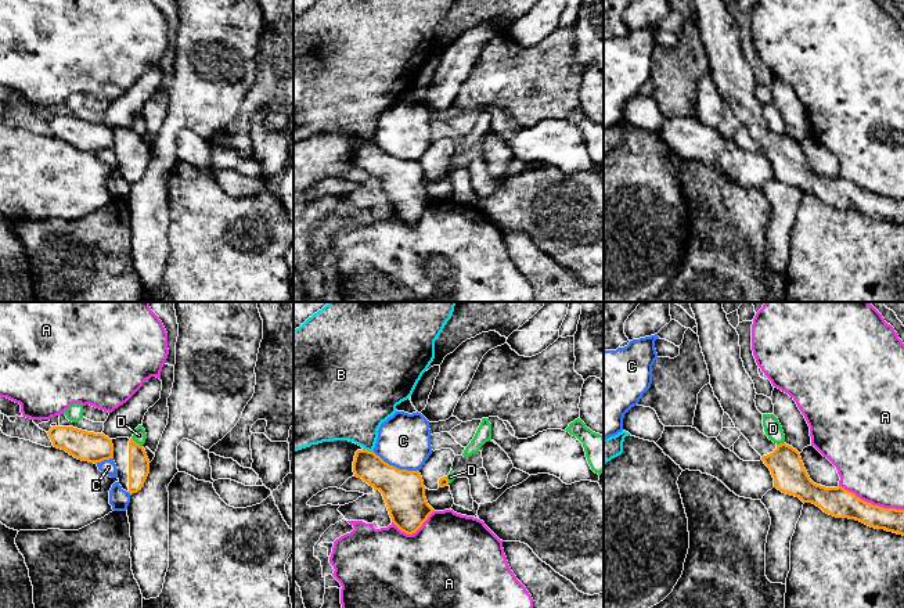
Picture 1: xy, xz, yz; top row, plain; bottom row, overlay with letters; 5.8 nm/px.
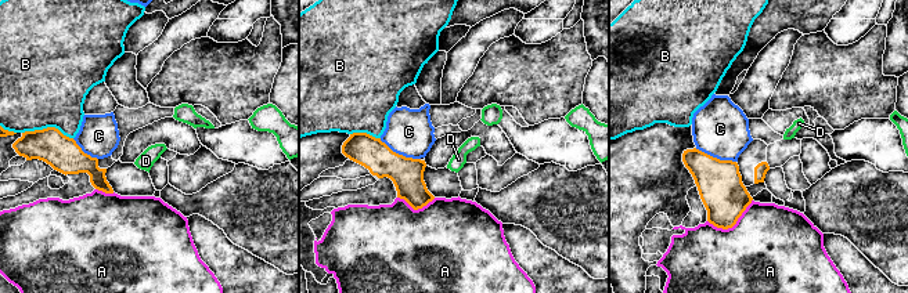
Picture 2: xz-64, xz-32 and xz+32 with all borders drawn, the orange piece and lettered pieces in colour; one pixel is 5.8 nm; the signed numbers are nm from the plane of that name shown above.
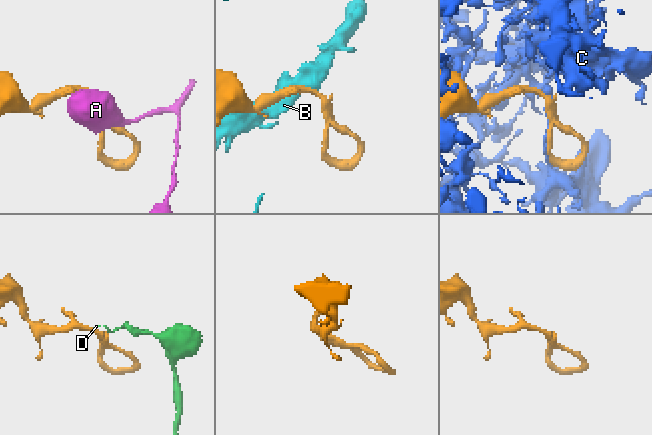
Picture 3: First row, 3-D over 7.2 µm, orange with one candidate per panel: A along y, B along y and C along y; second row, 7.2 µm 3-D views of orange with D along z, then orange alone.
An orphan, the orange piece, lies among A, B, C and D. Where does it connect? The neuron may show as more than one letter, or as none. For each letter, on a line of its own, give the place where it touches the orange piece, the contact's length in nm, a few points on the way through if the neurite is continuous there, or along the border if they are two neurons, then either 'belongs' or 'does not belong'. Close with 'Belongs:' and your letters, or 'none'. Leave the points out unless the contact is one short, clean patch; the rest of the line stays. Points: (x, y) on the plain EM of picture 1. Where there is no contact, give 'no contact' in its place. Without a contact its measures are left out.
A: yz (870, 193) | 400 nm | does not belong
B: xz (367, 140) | 60 nm | does not belong
C: xz (395, 157) | 300 nm | does not belong
D: xy (137, 133) | 80 nm | along xy (132, 128), (141, 136) | does not belong
Belongs: none

